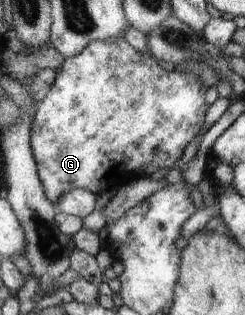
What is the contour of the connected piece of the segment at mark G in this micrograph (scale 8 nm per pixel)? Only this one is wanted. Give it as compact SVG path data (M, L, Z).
M119 37L116 39L105 39L104 41L91 41L85 50L82 50L77 56L65 59L63 66L58 68L54 83L51 90L45 96L43 102L39 103L37 114L34 116L34 123L31 129L31 144L34 152L35 160L38 162L38 173L42 180L46 197L55 206L59 201L65 198L67 193L71 193L75 189L85 189L95 194L99 194L103 190L109 190L118 179L117 170L125 171L126 174L139 172L143 166L155 165L158 168L172 169L185 154L185 148L189 146L189 142L193 142L193 138L203 130L205 126L205 114L209 110L208 103L208 88L203 86L203 82L199 80L199 76L190 71L180 71L179 69L165 70L151 53L144 53L137 50L135 45L132 45L128 39Z

